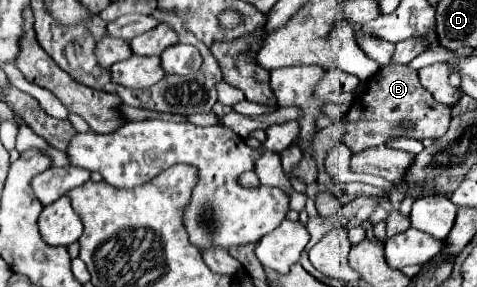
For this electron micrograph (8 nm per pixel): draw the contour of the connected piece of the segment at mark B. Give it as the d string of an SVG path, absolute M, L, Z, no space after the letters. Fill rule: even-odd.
M387 65L387 67L381 67L367 83L363 95L355 97L347 115L339 121L339 123L333 123L325 129L319 131L319 135L315 135L313 143L311 143L311 151L317 159L317 165L319 165L319 179L317 183L323 187L323 185L331 185L333 180L327 171L325 171L325 157L327 157L327 151L339 143L347 145L351 149L351 153L359 153L359 151L365 151L365 149L371 149L371 147L377 147L377 145L385 145L389 139L405 133L407 137L413 137L413 139L425 139L425 137L441 137L445 135L445 131L449 129L449 121L451 121L451 109L437 103L429 91L425 91L425 87L421 87L419 83L419 77L417 77L417 71L407 67L407 65ZM401 121L413 121L415 123L415 129L413 131L401 131L397 127L397 123Z

